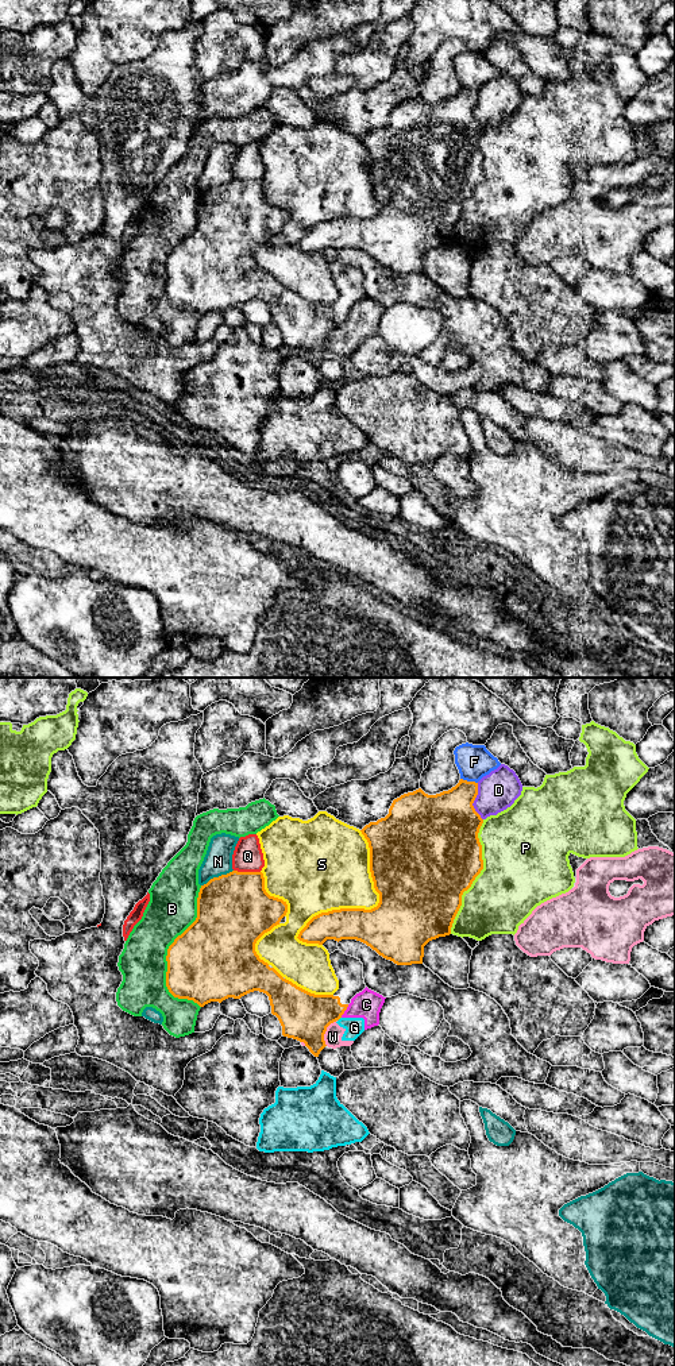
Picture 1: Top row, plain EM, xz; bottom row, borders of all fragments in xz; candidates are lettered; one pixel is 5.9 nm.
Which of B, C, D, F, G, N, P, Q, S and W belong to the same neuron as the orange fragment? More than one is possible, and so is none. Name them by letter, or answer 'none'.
none

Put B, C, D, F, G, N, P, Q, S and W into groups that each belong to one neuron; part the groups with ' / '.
B / C G W / D / F / N / P / Q / S

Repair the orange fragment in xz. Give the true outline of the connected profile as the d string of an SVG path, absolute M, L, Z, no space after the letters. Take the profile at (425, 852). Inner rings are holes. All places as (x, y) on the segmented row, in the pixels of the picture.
M460 779L448 791L428 795L421 788L394 799L389 814L360 831L370 848L370 872L379 903L371 910L340 908L313 917L298 939L323 945L327 939L356 939L397 965L423 964L424 946L451 934L462 895L483 869L478 838L483 823L472 803L478 783Z

